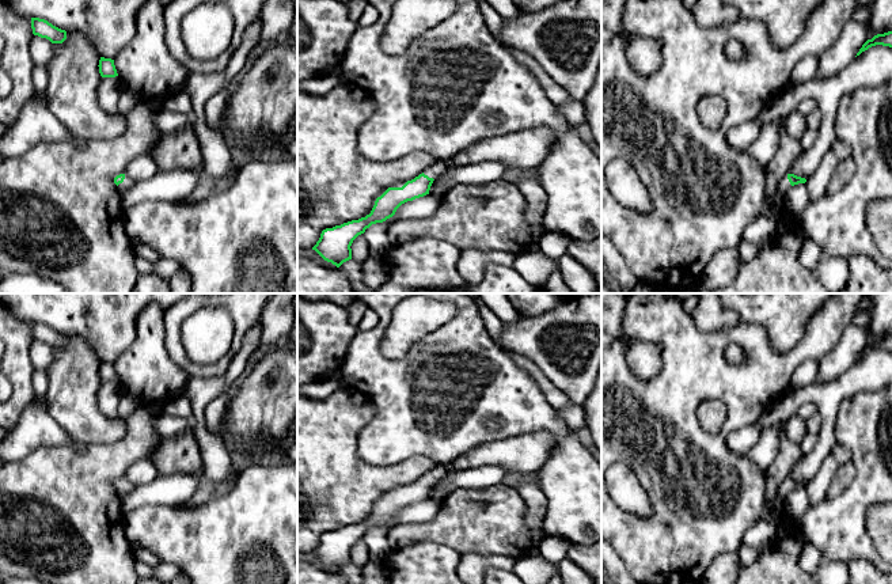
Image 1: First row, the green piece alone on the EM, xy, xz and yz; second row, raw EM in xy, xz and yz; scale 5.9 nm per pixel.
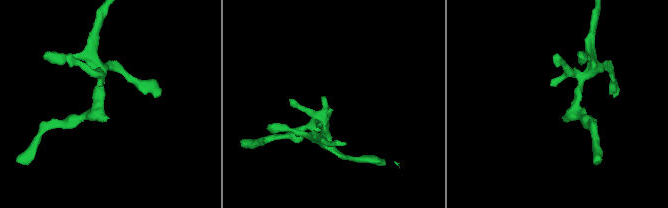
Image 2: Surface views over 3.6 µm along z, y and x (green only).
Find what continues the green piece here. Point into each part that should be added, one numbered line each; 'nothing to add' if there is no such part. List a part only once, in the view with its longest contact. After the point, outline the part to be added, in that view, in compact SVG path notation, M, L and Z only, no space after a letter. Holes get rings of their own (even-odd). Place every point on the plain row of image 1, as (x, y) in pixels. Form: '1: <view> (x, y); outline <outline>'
1: xy (128, 486); outline M125 479L125 483L122 488L118 489L119 494L128 494L130 492L133 492L136 488L136 485L130 483L129 481Z

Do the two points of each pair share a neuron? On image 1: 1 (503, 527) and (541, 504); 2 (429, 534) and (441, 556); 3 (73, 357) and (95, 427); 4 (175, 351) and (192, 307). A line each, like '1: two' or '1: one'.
1: two
2: two
3: one
4: one

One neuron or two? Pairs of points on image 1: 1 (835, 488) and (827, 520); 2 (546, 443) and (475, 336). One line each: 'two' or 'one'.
1: two
2: two

